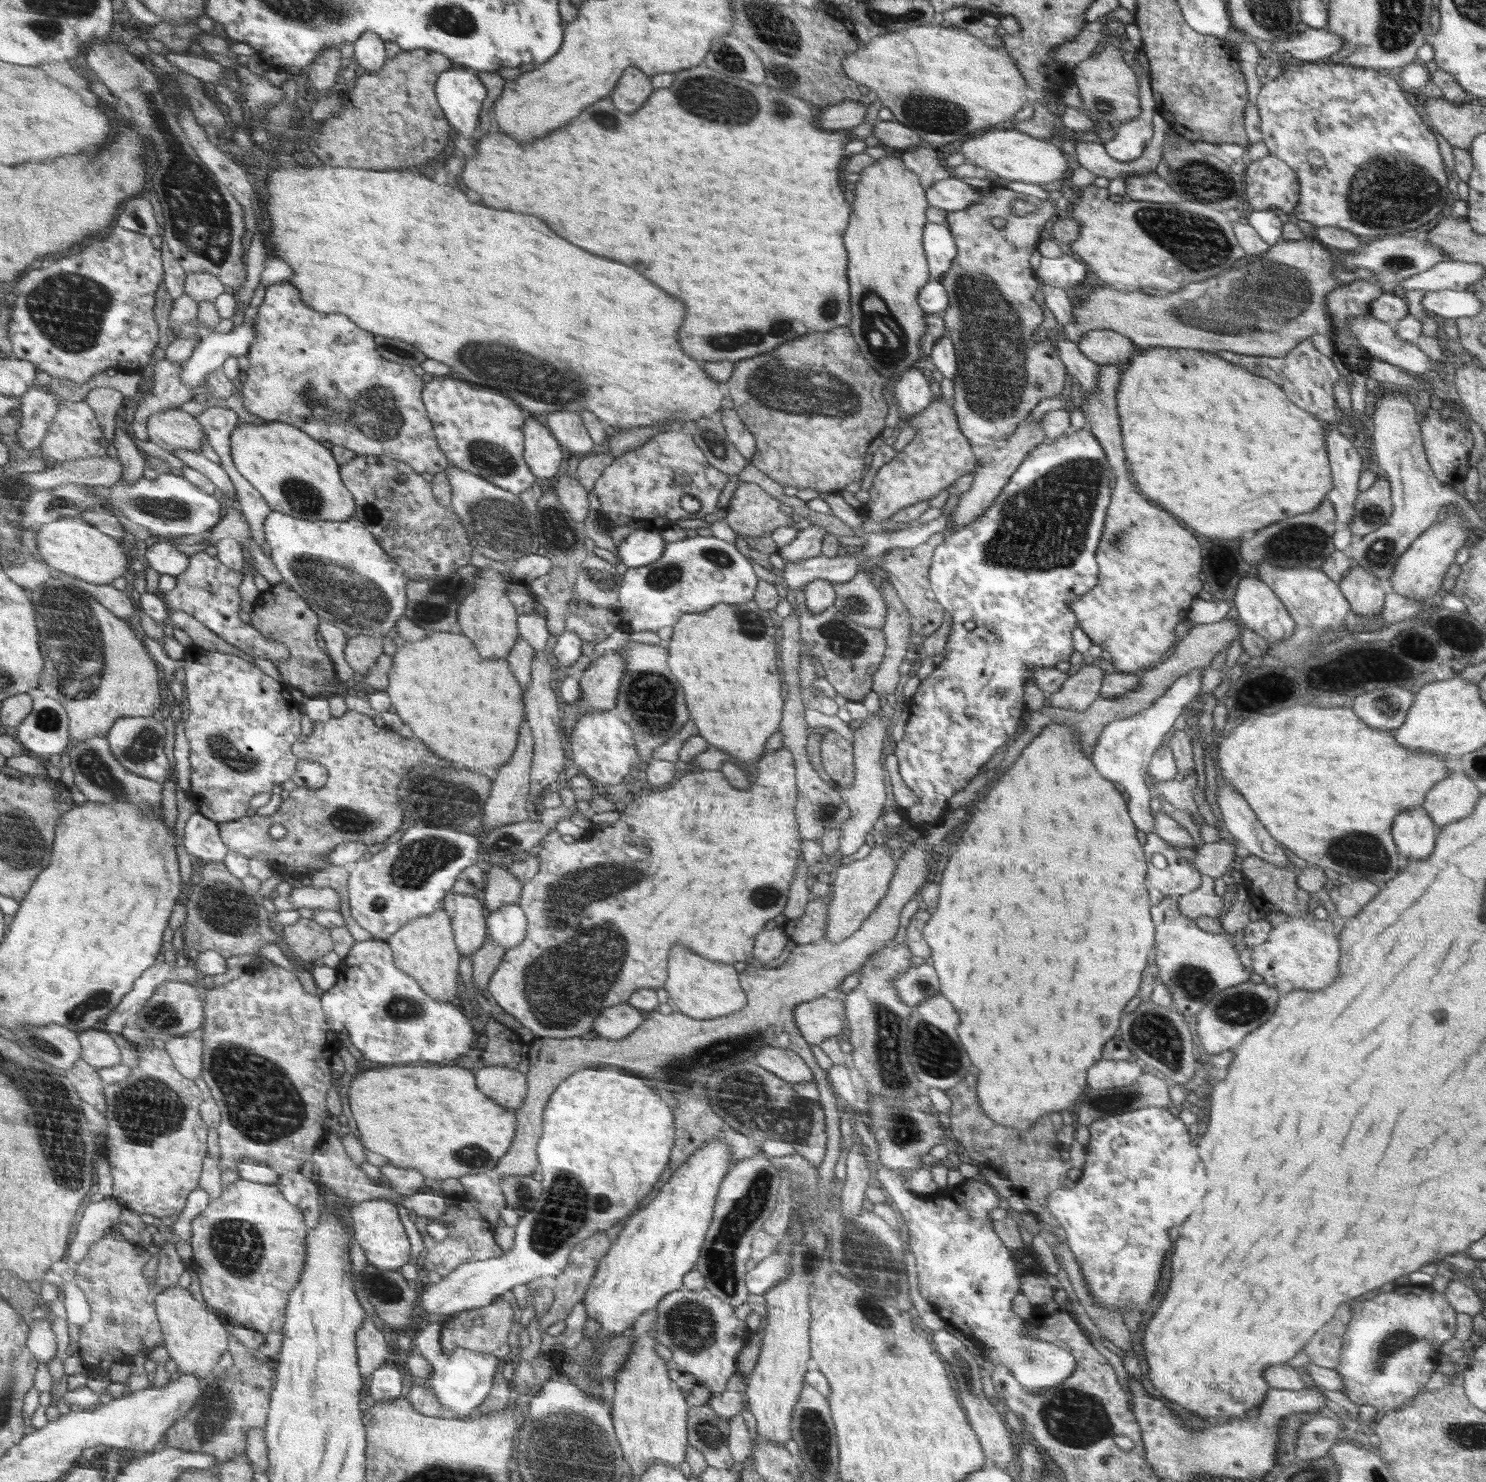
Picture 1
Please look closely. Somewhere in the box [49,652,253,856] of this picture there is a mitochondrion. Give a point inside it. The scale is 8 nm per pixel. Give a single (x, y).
(94, 767)

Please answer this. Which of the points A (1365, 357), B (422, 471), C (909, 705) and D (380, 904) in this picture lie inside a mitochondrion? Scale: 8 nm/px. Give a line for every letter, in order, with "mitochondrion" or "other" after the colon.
A: other
B: other
C: other
D: mitochondrion

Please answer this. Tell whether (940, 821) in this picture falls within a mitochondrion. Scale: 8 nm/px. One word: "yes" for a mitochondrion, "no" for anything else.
no

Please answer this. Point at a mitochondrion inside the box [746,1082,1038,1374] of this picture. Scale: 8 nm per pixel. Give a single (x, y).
(872, 1259)

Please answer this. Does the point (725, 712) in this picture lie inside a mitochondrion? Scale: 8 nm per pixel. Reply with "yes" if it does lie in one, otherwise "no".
no

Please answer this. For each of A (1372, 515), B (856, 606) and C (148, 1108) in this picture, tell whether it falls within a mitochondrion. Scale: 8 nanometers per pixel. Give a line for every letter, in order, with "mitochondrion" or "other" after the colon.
A: mitochondrion
B: mitochondrion
C: mitochondrion

